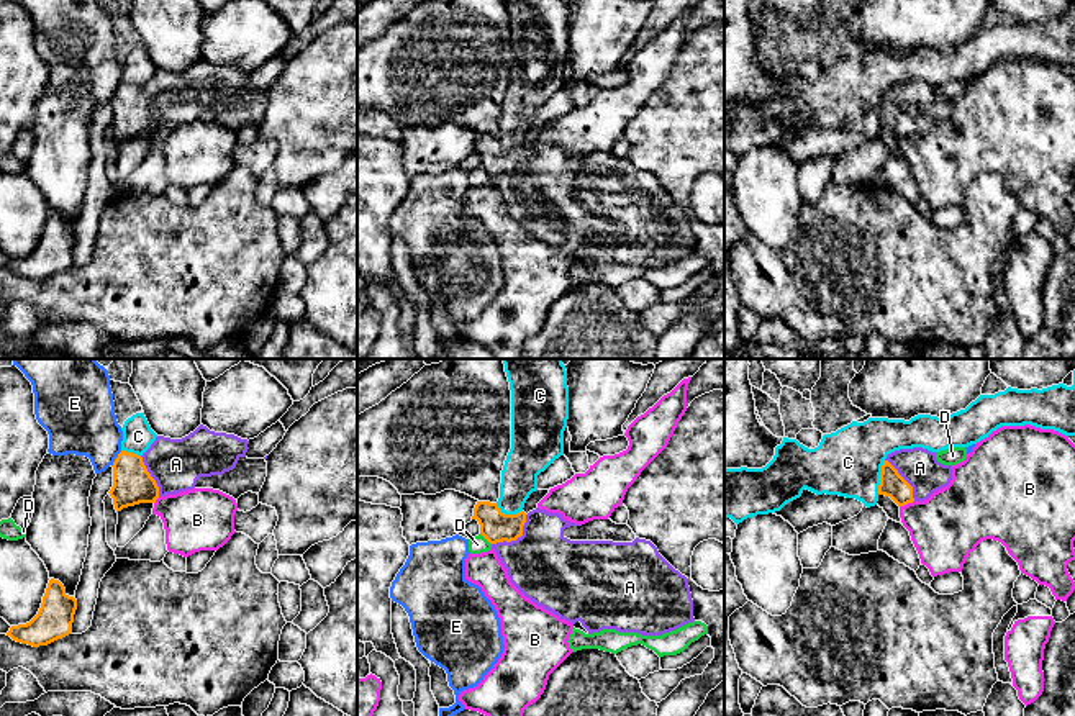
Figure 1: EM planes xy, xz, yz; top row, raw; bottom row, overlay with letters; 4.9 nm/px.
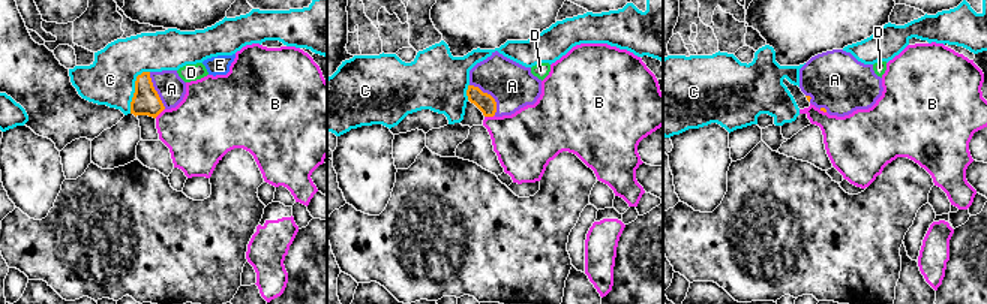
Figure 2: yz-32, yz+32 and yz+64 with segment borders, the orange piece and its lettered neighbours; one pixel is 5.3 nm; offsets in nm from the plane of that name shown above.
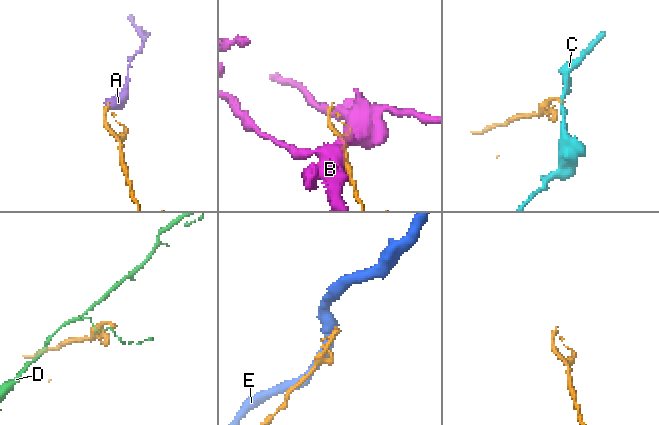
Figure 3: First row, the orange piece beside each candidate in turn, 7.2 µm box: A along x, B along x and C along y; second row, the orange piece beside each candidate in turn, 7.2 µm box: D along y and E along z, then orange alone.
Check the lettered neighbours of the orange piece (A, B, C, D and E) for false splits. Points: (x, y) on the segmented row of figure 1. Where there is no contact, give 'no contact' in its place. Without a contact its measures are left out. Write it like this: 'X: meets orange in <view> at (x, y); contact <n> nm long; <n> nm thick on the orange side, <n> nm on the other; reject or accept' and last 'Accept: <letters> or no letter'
A: meets orange in xz at (517, 538); contact 220 nm long; 160 nm thick on the orange side, 360 nm on the other; accept
B: meets orange in yz at (907, 503); contact 80 nm long; 120 nm thick on the orange side, 340 nm on the other; reject
C: meets orange in yz at (880, 477); contact 180 nm long; 120 nm thick on the orange side, 320 nm on the other; reject
D: meets orange in xz at (485, 538); contact 80 nm long; 160 nm thick on the orange side, 90 nm on the other; reject
E: meets orange in xy at (115, 459); contact 90 nm long; 190 nm thick on the orange side, 320 nm on the other; reject
Accept: A

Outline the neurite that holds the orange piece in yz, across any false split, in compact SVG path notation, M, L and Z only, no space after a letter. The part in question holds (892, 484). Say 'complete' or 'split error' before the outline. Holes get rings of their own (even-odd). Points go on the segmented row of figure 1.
split error; M923 447L900 449L887 455L882 465L878 495L890 496L898 506L924 501L952 480L952 465L936 459Z

